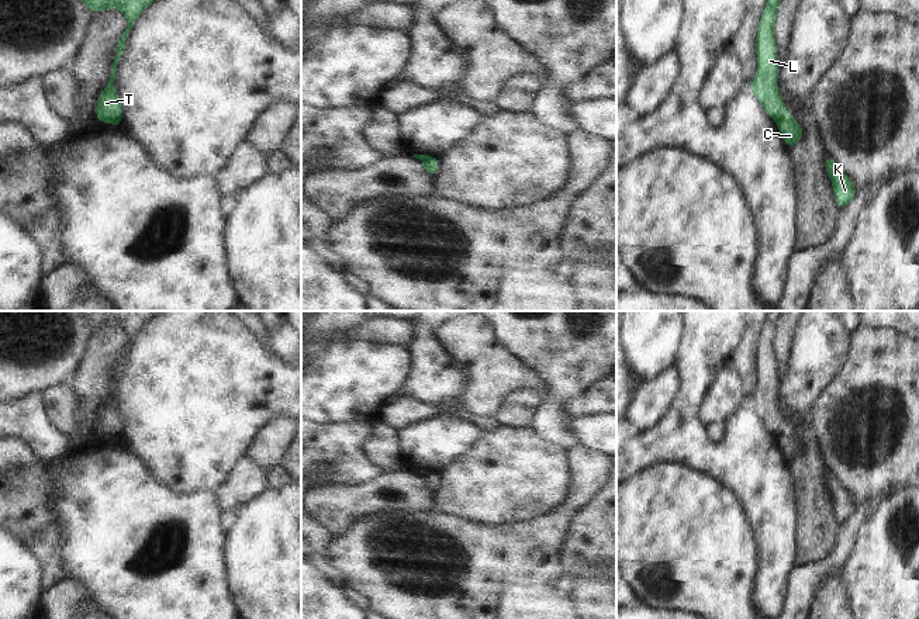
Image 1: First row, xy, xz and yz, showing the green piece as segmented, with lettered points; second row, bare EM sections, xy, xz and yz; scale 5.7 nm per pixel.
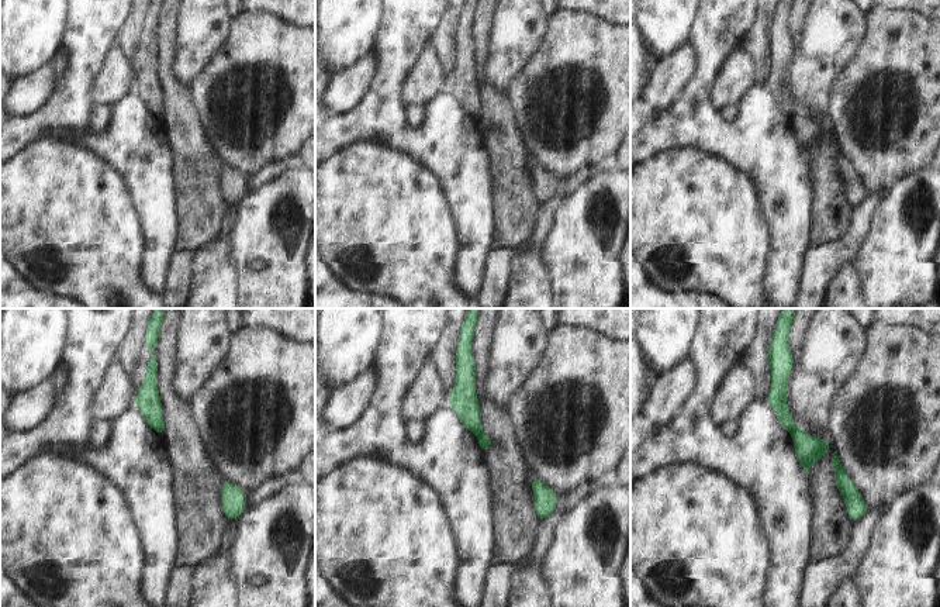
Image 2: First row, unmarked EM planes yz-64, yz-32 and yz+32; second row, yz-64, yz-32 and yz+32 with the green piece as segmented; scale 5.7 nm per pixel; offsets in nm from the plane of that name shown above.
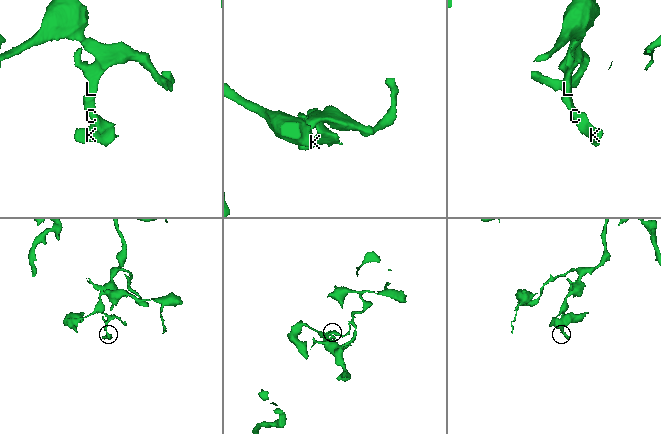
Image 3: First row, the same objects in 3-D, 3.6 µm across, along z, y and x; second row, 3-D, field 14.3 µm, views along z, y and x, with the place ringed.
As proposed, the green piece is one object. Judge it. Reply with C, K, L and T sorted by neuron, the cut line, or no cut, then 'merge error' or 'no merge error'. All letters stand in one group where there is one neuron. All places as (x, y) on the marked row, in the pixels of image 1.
C K / L T | yz (786, 111), (777, 121) | merge error

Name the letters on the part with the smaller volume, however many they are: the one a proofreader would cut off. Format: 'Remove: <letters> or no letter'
Remove: C, K

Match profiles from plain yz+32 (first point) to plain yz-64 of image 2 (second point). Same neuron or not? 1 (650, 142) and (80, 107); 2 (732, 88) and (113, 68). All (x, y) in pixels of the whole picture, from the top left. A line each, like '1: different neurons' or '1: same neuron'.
1: same neuron
2: same neuron

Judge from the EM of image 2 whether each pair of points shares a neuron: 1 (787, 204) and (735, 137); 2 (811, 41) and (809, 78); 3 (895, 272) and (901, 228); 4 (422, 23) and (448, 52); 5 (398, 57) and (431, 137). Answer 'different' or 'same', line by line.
1: same
2: same
3: same
4: different
5: same

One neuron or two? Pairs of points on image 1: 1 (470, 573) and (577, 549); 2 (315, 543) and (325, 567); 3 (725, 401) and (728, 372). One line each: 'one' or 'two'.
1: two
2: one
3: one

